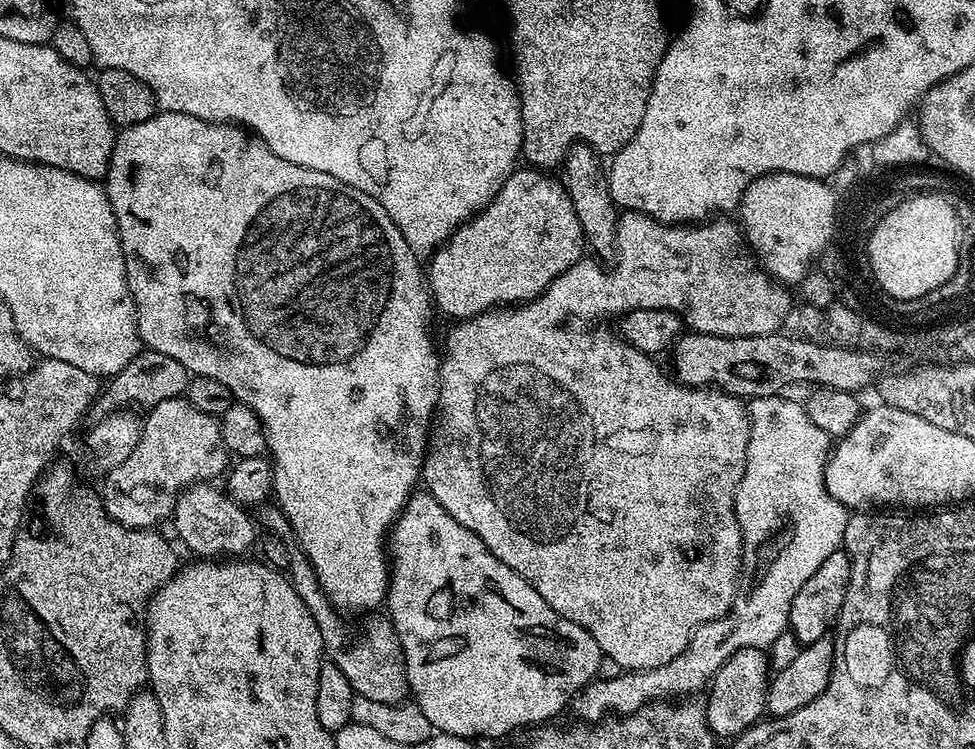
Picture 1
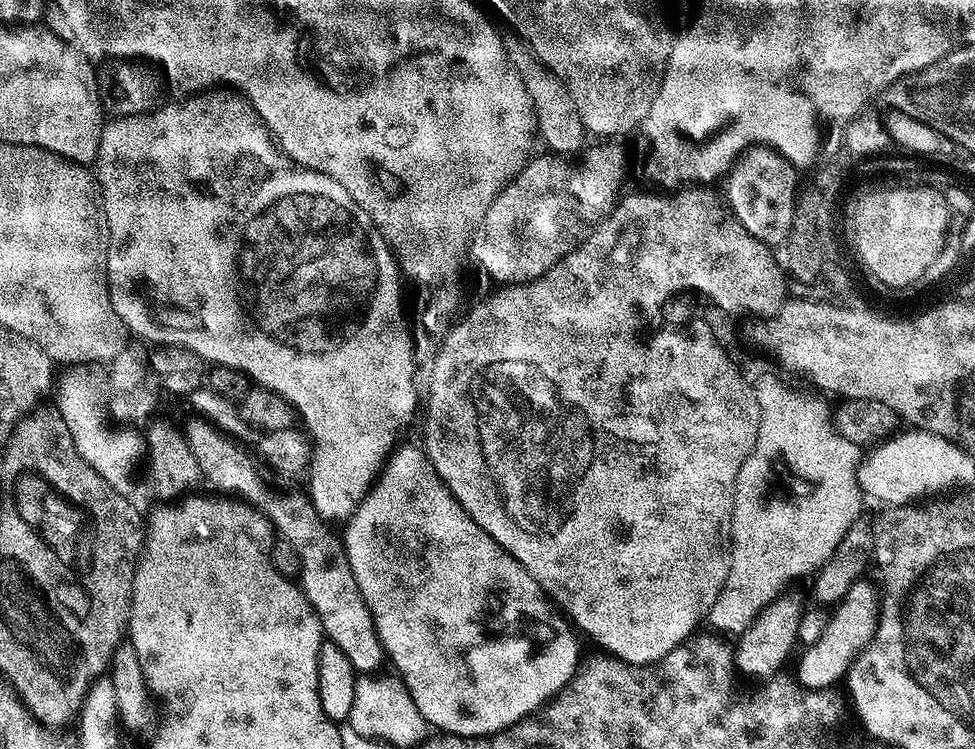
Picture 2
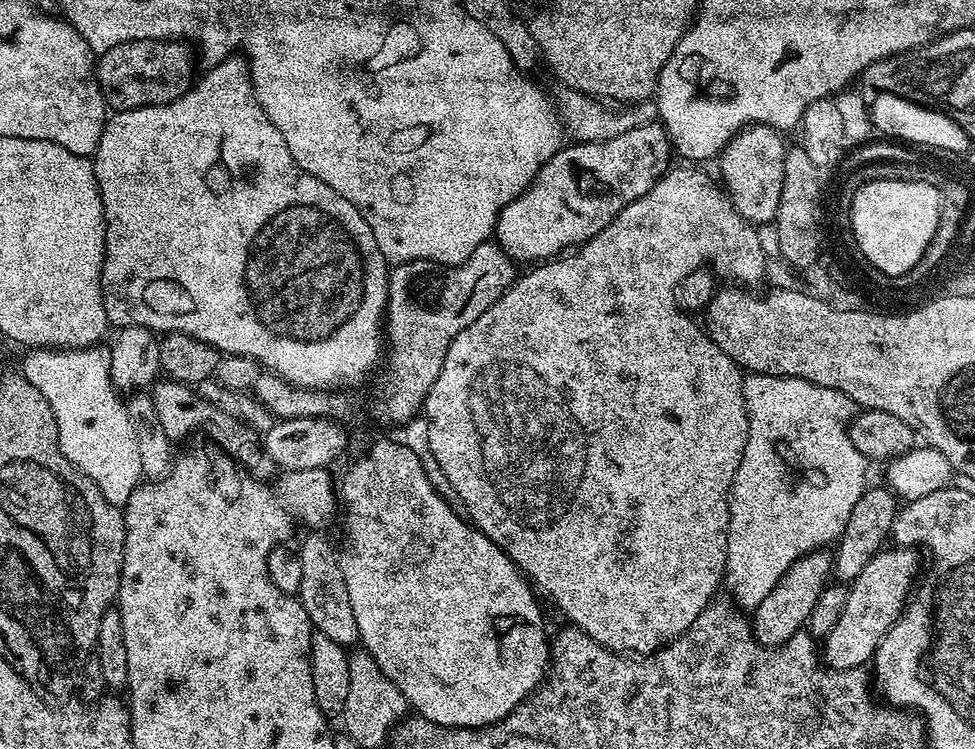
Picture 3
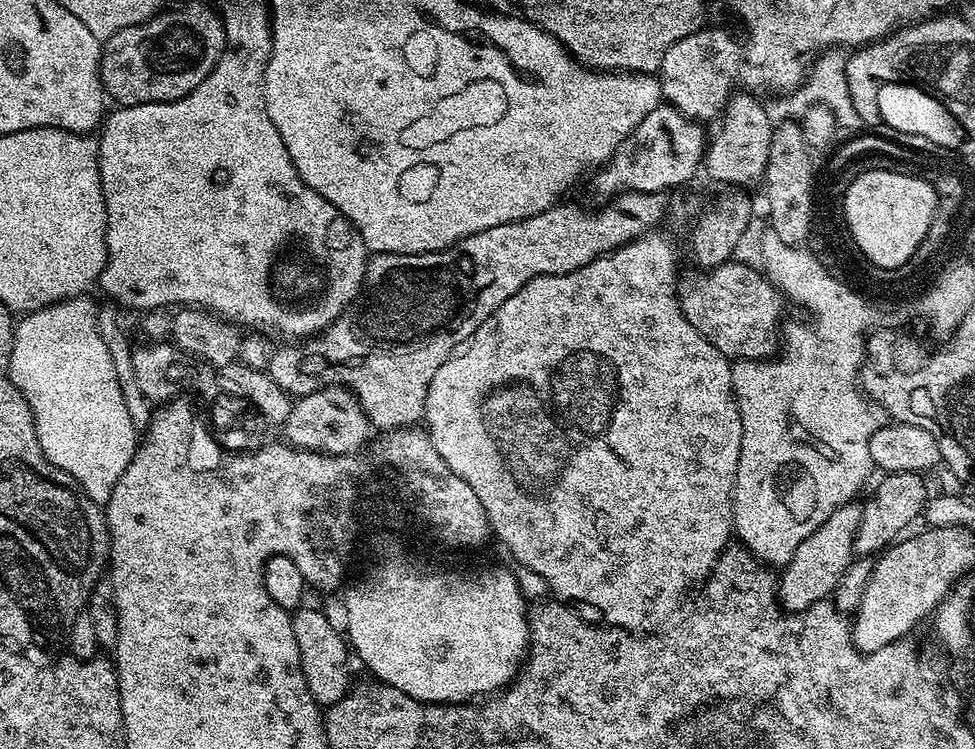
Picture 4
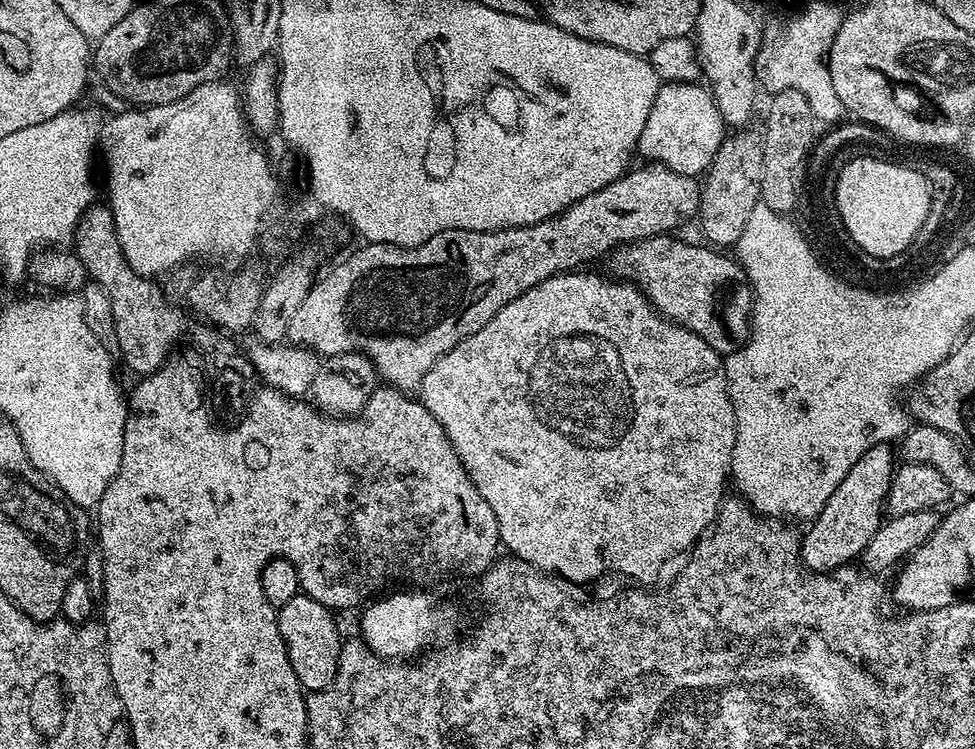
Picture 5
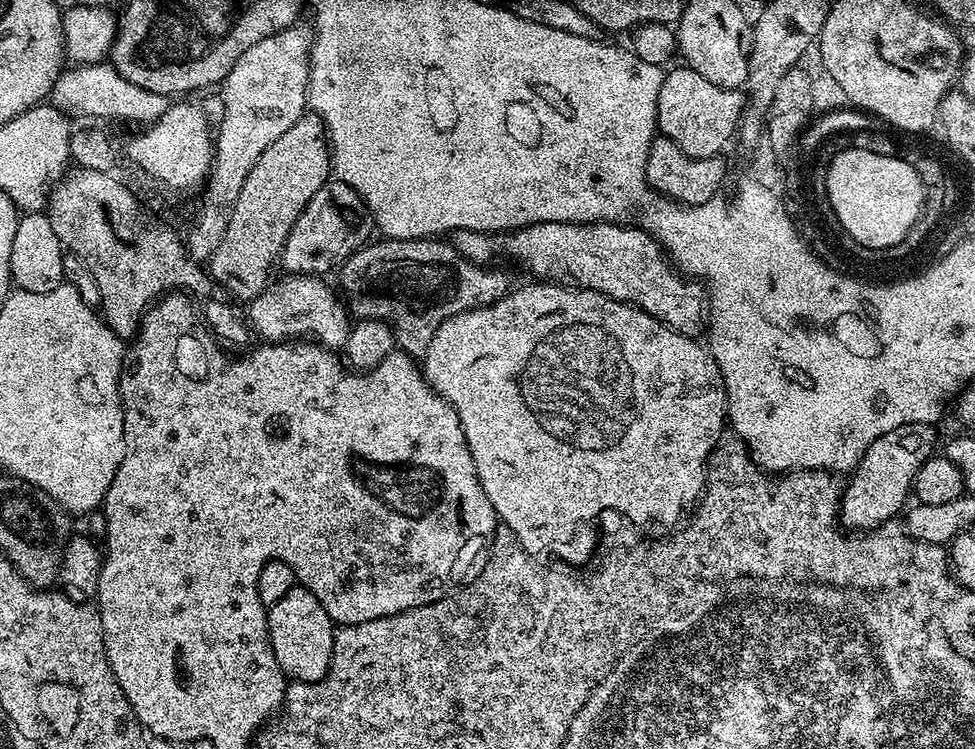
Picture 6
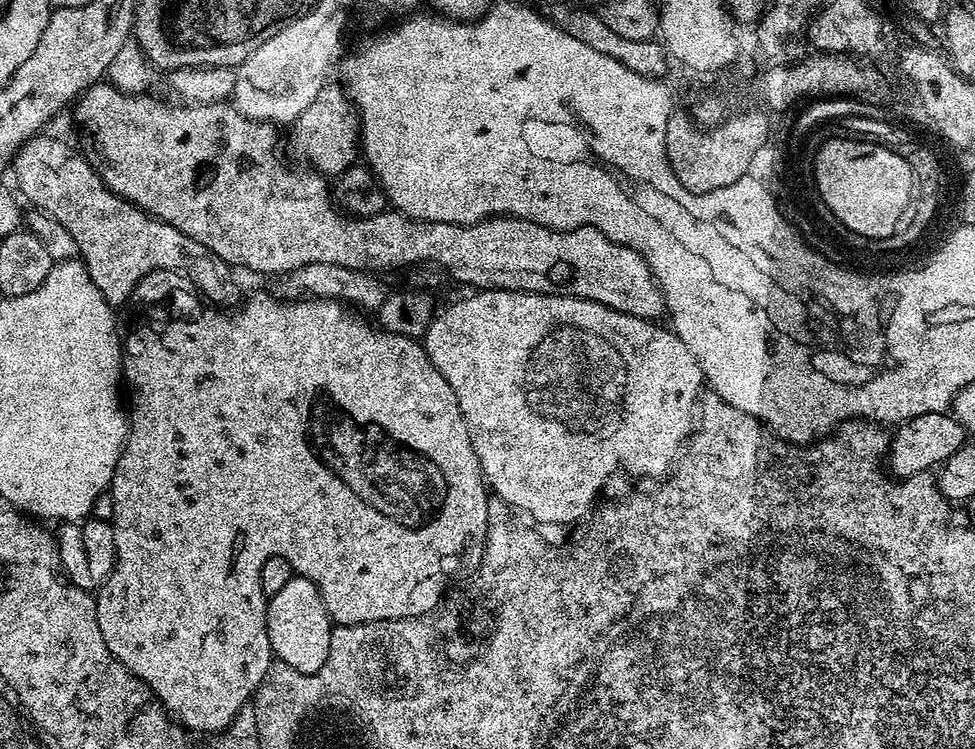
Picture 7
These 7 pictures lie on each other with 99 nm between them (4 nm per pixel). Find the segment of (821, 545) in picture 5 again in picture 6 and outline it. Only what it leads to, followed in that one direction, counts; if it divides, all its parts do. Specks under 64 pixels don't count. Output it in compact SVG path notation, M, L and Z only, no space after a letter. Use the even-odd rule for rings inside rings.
M907 424L870 442L870 446L850 473L852 481L845 483L842 488L840 522L845 529L882 528L905 511L918 470L937 451L936 430L930 424Z

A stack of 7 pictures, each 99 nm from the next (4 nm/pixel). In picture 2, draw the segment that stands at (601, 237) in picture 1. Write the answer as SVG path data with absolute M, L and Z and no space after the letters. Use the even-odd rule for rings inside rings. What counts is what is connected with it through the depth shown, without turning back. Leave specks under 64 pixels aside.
M515 34L503 37L504 49L508 60L514 66L514 70L522 78L526 86L526 94L530 94L532 111L536 118L536 132L544 139L544 144L549 153L572 158L575 152L583 153L586 148L584 139L589 139L590 134L584 129L582 118L578 114L576 100L570 94L570 90L559 80L536 55L528 48L528 45Z

